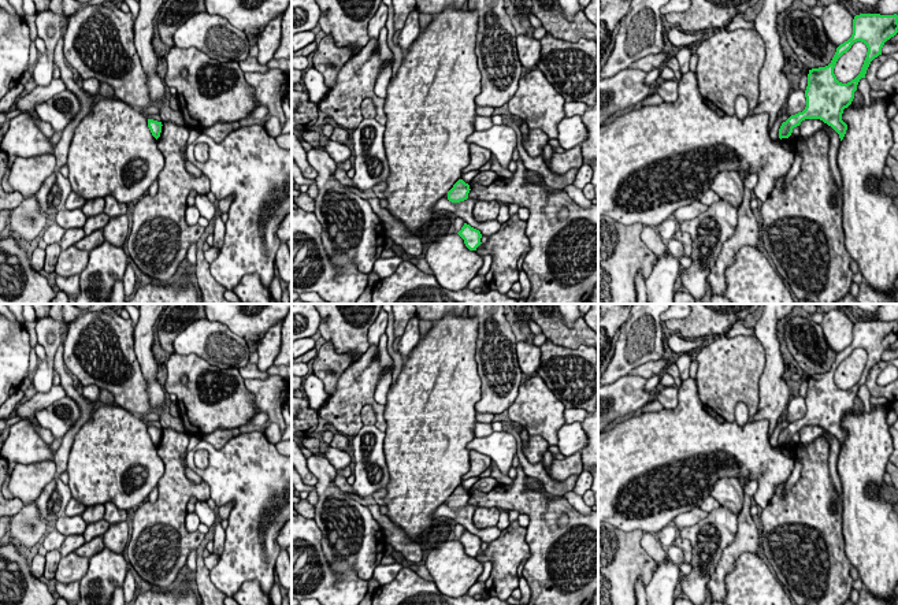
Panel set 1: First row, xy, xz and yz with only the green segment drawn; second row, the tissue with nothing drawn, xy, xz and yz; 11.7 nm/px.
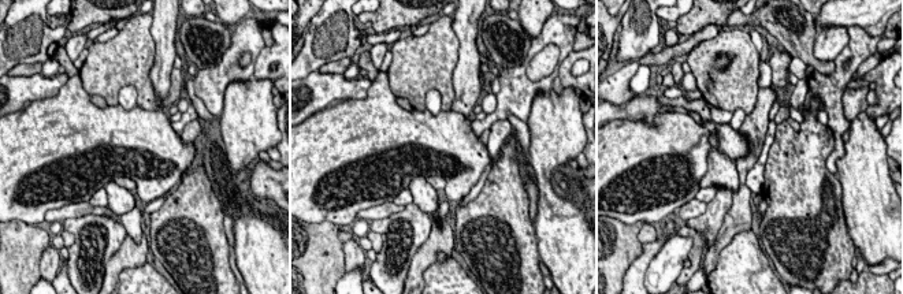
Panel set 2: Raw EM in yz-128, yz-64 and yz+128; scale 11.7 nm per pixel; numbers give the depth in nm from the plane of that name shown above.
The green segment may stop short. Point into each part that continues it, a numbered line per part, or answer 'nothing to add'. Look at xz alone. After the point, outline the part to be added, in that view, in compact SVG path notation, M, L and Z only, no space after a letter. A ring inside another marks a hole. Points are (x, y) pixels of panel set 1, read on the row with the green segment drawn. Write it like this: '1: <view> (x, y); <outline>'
nothing to add

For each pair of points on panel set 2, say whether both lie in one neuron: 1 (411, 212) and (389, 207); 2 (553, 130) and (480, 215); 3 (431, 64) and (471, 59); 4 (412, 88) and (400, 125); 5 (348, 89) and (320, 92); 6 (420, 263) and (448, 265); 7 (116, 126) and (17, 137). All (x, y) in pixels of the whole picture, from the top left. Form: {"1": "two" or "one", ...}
{"1": "two", "2": "two", "3": "two", "4": "two", "5": "one", "6": "two", "7": "one"}

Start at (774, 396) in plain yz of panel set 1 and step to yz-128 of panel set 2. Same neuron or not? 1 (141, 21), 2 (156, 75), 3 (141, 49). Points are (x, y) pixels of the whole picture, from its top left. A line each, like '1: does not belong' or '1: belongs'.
1: does not belong
2: belongs
3: does not belong

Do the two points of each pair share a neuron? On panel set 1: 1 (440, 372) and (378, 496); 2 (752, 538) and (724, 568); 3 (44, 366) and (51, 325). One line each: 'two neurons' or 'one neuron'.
1: two neurons
2: one neuron
3: one neuron

